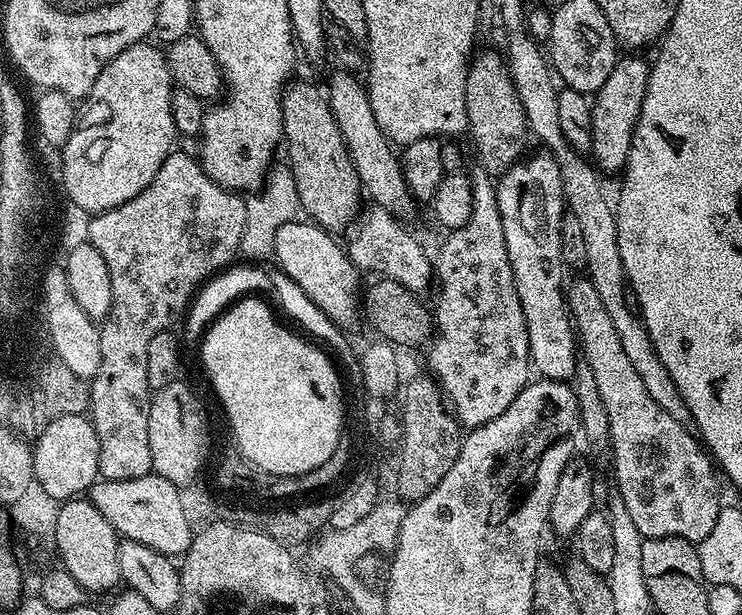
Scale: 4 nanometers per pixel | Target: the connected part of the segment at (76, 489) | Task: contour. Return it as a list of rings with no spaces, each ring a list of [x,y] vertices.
[[[66,414],[54,416],[35,440],[32,449],[34,478],[51,497],[71,500],[87,493],[100,476],[100,447],[98,434],[87,415]]]

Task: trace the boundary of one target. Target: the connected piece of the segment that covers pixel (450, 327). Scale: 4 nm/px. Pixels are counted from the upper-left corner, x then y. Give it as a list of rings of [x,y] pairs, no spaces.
[[[477,170],[474,174],[471,173],[470,179],[472,193],[474,194],[474,206],[466,229],[468,240],[462,241],[460,248],[444,248],[437,256],[436,254],[434,256],[434,280],[436,284],[440,283],[440,293],[436,296],[436,306],[434,304],[434,335],[426,348],[429,368],[427,368],[427,371],[436,381],[440,391],[443,392],[445,401],[450,405],[452,415],[468,430],[480,428],[486,422],[498,418],[498,414],[502,414],[502,410],[506,410],[506,406],[510,406],[510,402],[514,402],[514,398],[518,398],[520,391],[530,383],[530,375],[528,376],[528,372],[530,373],[530,342],[526,330],[526,318],[522,314],[522,302],[518,302],[514,270],[510,266],[506,254],[506,234],[502,234],[502,214],[498,208],[496,186],[493,177],[483,170]]]

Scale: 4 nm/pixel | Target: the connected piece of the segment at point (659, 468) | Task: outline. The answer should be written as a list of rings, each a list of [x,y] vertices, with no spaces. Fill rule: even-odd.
[[[587,278],[576,280],[573,284],[571,281],[566,288],[566,303],[578,333],[579,349],[590,362],[590,370],[594,370],[594,382],[598,382],[598,394],[602,394],[602,406],[606,406],[606,414],[610,418],[608,438],[612,448],[612,472],[616,475],[615,491],[625,503],[631,521],[644,538],[673,536],[699,545],[706,534],[714,530],[714,522],[718,522],[722,507],[720,484],[716,481],[718,472],[712,457],[702,447],[701,441],[691,431],[687,432],[689,429],[685,425],[670,418],[670,414],[666,414],[654,398],[650,398],[638,370],[634,370],[634,362],[630,362],[622,346],[622,338],[618,338],[618,330],[614,330],[614,322],[610,322],[610,310],[606,310],[598,290],[594,290],[594,282]]]

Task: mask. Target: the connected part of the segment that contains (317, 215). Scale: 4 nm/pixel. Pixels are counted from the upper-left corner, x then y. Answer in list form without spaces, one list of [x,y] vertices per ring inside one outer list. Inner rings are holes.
[[[295,80],[285,85],[281,96],[283,139],[290,160],[288,168],[298,189],[301,211],[327,231],[339,232],[347,229],[361,211],[360,179],[334,121],[327,95],[310,82]]]

